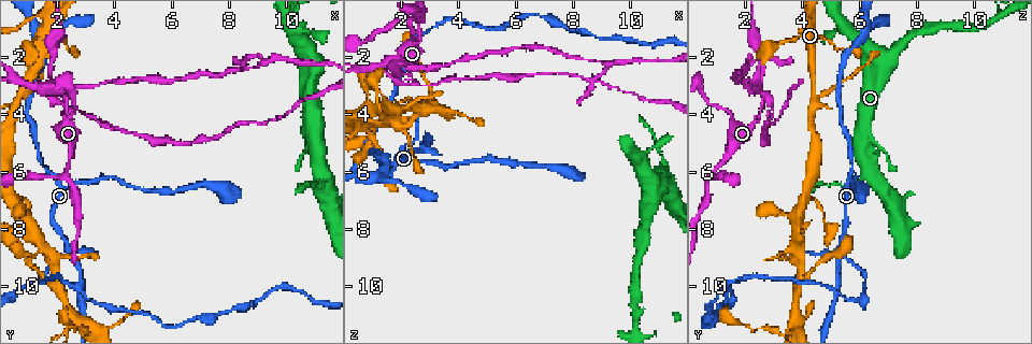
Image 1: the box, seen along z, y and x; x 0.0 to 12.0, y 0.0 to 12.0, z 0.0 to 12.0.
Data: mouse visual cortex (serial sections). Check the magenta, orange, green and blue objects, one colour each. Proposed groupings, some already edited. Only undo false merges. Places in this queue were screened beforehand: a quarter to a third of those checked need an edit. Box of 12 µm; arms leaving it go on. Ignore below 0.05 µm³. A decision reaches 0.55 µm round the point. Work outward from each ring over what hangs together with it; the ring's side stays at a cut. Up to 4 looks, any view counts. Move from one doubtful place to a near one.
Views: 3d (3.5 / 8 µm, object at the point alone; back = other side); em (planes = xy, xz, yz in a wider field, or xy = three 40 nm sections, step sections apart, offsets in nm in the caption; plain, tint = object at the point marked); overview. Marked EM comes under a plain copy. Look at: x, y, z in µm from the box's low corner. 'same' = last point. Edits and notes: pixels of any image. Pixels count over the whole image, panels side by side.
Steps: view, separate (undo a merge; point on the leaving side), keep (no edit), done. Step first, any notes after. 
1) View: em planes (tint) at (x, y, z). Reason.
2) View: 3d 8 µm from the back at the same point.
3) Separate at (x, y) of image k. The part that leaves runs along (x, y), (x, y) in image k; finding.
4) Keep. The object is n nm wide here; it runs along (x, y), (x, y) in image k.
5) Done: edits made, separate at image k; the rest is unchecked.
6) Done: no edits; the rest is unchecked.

View: 3d 3.5 µm at (2.4, 6.0, 0.8). Three-way junction.

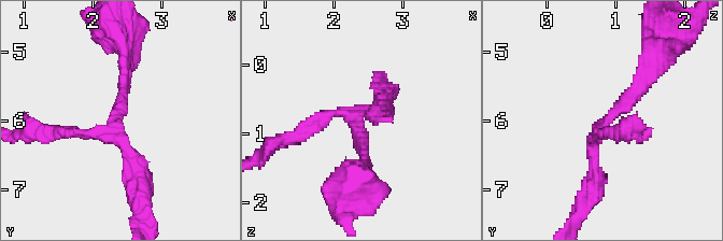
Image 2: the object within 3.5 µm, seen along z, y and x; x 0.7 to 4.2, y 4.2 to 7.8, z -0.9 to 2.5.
View: em xy step 5 (tint) at (2.30, 6.10, 0.80). 3 arms meet here; the arms are 200, 200, 200 nm wide.

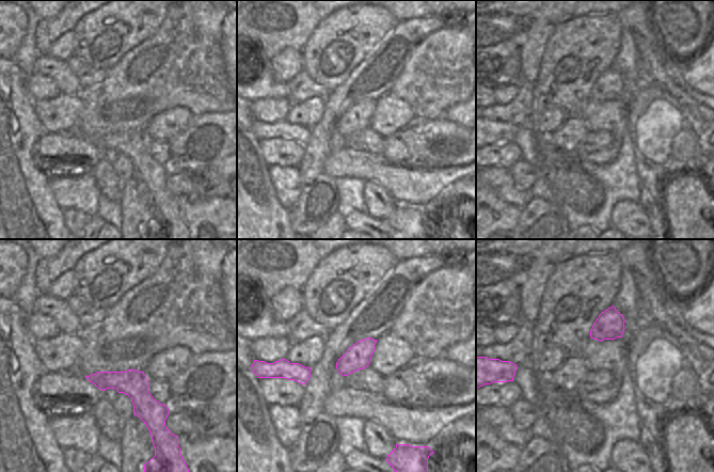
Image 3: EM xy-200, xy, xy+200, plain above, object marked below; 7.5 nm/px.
Keep. One cell here.

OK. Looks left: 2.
View: 3d 3.5 µm at (2.4, 8.8, 5.2). Three-way junction.

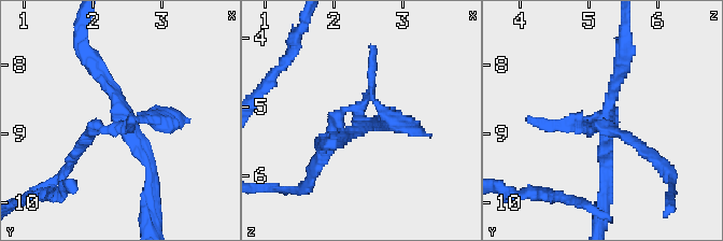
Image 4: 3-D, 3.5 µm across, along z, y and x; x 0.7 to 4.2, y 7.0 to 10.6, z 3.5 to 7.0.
View: em planes (tint) at (2.35, 8.85, 5.25). Shape alone is not enough.

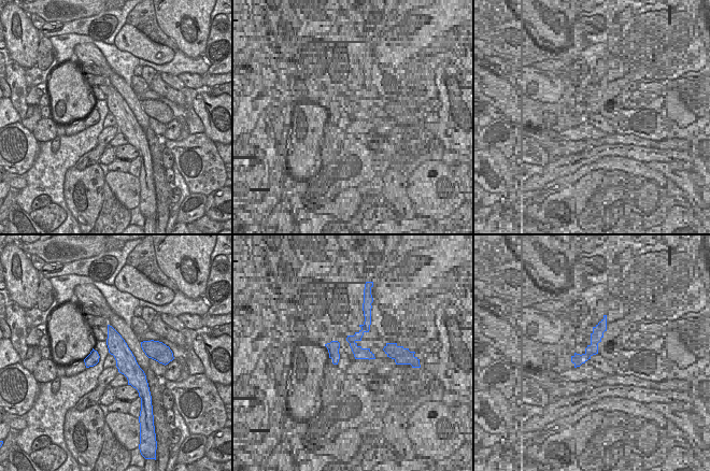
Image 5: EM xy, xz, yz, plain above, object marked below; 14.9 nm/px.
Separate at (156, 125) of image 4. The part that leaves runs along (118, 127), (91, 130), (69, 164) in image 4; two cells meet here.

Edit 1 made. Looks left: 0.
Done: edits made, separate at image 4; the rest is unchecked.

